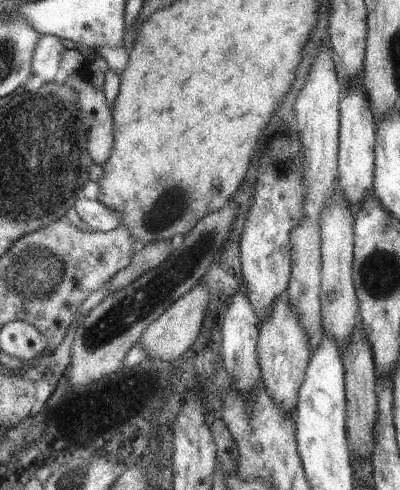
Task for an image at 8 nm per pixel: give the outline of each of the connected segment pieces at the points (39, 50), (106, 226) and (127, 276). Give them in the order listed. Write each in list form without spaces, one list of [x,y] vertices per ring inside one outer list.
[[[41,35],[32,54],[32,73],[39,75],[43,82],[59,79],[59,61],[61,51],[65,49],[59,37],[55,35]]]
[[[81,197],[73,203],[73,207],[91,231],[106,233],[120,224],[120,214],[97,200]]]
[[[170,240],[153,241],[131,255],[129,264],[119,269],[109,280],[109,293],[127,286],[144,272],[161,264],[174,248]]]

